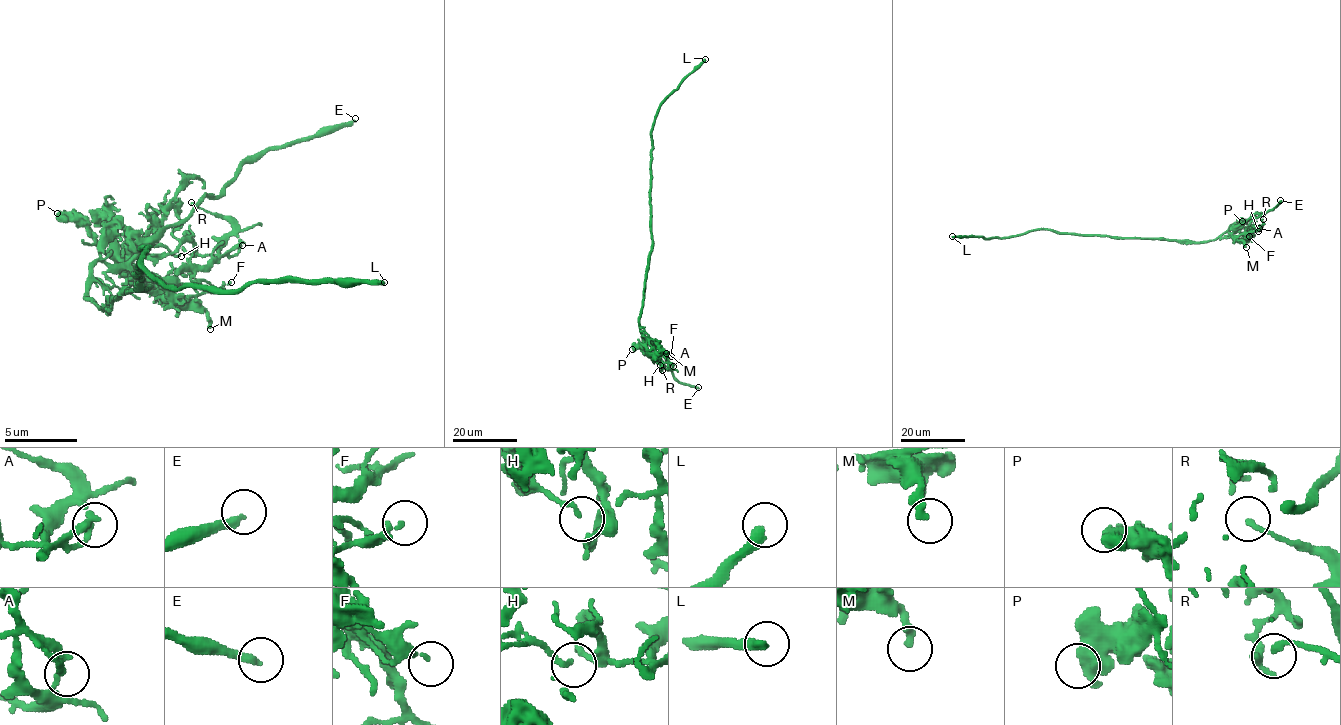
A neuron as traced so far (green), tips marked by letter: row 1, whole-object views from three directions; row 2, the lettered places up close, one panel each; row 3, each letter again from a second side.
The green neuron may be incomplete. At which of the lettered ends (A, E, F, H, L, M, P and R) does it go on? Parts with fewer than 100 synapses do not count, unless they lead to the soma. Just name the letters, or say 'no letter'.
E

